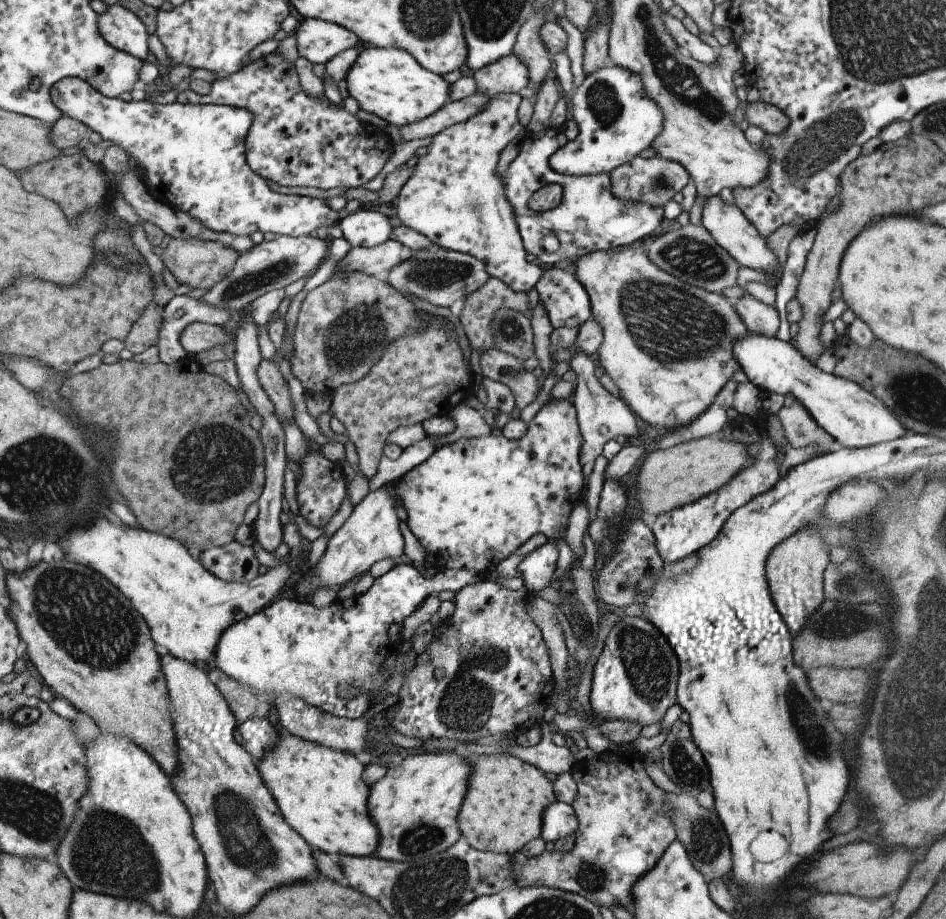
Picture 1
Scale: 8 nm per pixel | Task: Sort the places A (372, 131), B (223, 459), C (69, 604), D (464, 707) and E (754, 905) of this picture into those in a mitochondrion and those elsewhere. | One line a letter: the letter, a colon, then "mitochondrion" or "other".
A: other
B: mitochondrion
C: mitochondrion
D: mitochondrion
E: other

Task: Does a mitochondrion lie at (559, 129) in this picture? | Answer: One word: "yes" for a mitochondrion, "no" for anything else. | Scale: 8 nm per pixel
no

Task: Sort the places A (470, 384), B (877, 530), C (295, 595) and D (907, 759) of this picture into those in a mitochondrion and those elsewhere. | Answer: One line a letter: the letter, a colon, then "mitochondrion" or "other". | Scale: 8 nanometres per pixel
A: other
B: mitochondrion
C: other
D: mitochondrion

